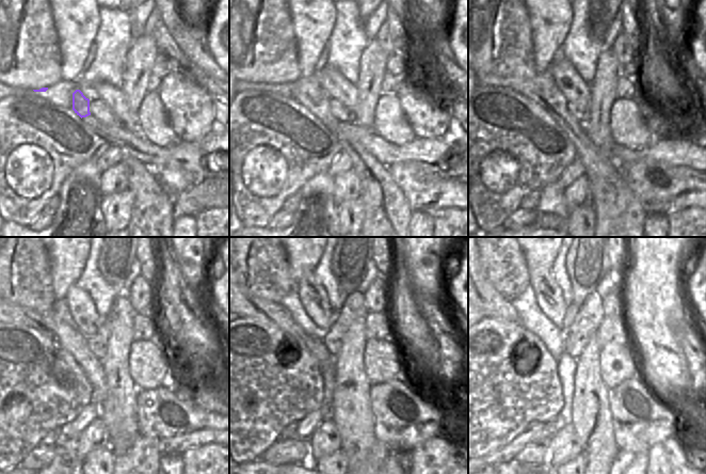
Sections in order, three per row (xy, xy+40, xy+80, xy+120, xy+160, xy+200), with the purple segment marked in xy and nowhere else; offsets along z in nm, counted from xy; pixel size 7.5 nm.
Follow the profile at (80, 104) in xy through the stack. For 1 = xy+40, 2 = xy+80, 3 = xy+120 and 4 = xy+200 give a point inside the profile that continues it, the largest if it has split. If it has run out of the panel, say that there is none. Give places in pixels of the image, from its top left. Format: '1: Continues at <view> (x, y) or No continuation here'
1: Continues at xy+40 (307, 91)
2: Continues at xy+80 (542, 89)
3: Continues at xy+120 (70, 338)
4: Continues at xy+200 (490, 302)

